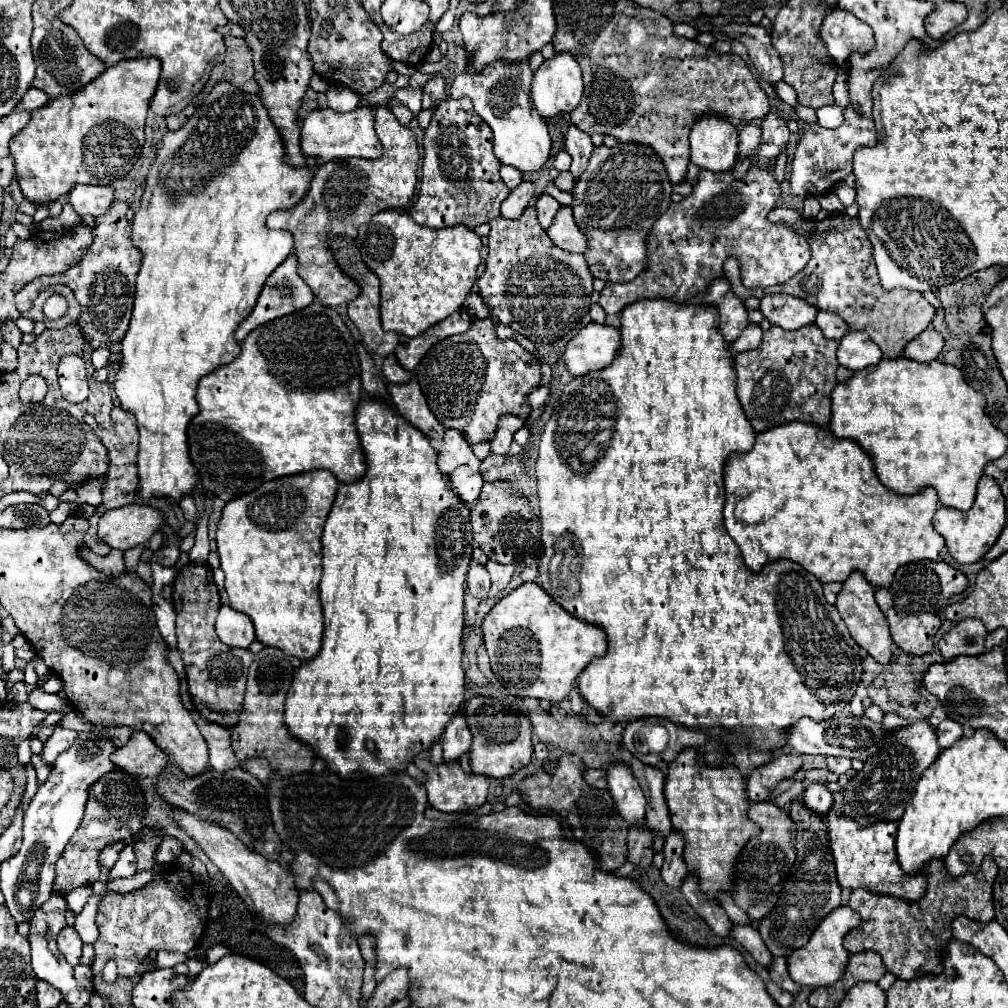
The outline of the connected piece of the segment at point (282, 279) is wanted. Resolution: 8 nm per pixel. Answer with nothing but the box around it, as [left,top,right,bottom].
[236,256,316,342]

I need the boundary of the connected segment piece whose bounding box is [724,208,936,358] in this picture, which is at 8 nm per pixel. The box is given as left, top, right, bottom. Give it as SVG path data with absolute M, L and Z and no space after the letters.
M774 208L768 214L774 222L784 222L792 226L798 234L806 236L812 258L806 264L802 272L796 274L786 284L764 288L764 290L744 290L740 282L740 268L734 258L728 258L724 262L724 276L730 282L732 294L736 298L746 300L752 294L756 298L764 298L766 294L792 294L802 300L806 300L812 306L818 306L818 310L834 312L838 314L850 330L864 330L870 334L870 338L880 346L886 358L896 358L902 354L906 344L914 340L918 334L922 334L928 324L932 324L936 310L924 300L920 292L896 288L896 290L884 290L878 280L876 264L872 260L872 244L868 242L868 236L864 228L860 226L858 218L848 218L846 214L830 214L824 220L804 220L796 210L790 208Z

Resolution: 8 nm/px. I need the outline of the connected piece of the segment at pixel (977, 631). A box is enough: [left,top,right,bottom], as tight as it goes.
[938,618,988,662]

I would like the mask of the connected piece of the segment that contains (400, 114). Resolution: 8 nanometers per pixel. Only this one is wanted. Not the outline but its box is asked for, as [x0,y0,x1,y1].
[388,98,414,126]

